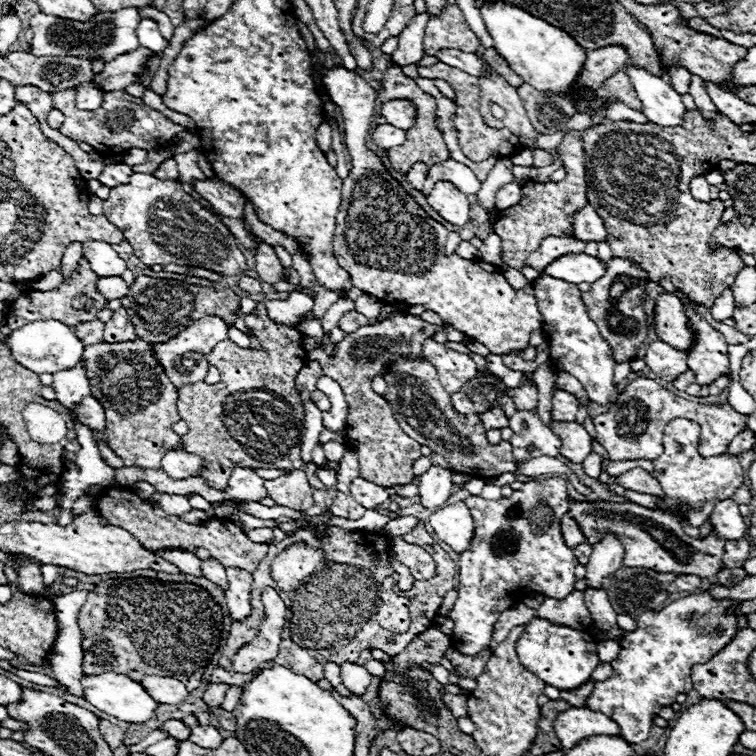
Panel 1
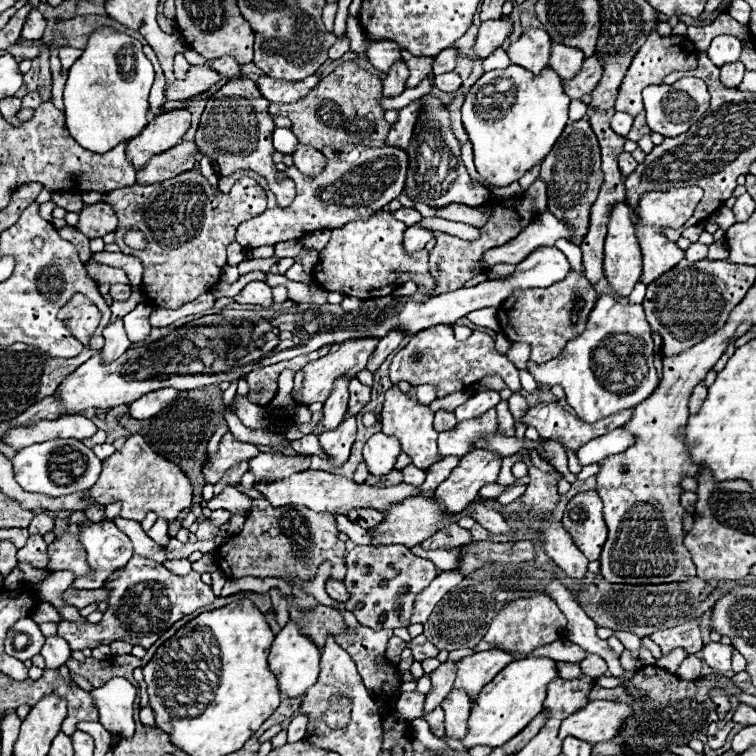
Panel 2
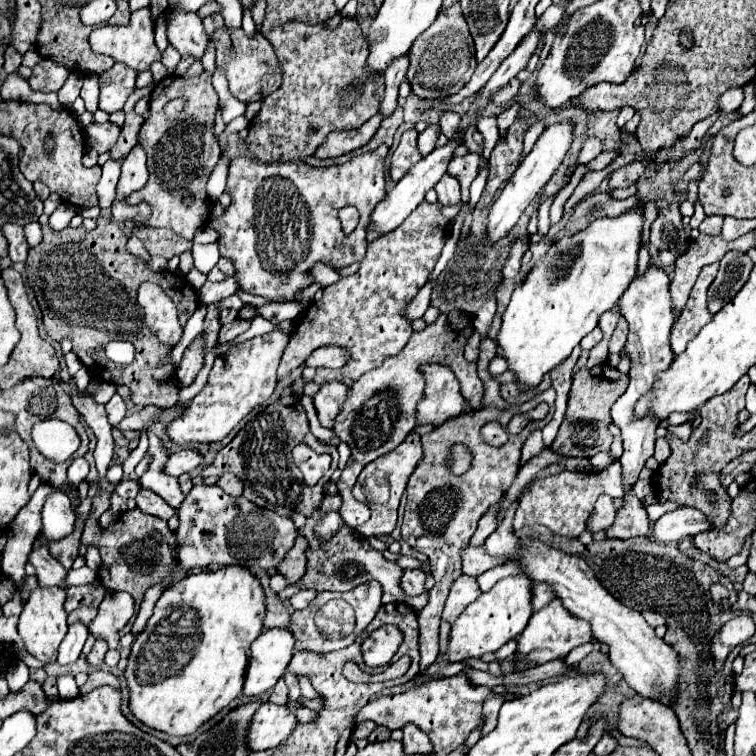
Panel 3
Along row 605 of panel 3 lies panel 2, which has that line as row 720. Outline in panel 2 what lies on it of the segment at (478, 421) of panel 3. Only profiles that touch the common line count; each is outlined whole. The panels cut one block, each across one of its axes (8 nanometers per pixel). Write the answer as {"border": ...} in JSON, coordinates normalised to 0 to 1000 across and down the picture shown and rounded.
{"border":[[[579,934],[574,937],[569,944],[561,947],[569,958],[569,966],[577,971],[577,974],[587,974],[587,939]]]}

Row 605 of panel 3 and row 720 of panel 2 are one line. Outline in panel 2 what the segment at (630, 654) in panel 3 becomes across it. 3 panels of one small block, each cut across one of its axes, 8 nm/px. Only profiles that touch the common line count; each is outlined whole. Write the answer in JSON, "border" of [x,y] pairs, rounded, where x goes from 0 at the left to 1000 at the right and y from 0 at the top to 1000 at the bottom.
{"border":[[[783,926],[778,934],[767,937],[767,942],[759,942],[741,958],[738,974],[741,979],[759,974],[772,981],[804,981],[815,974],[831,947],[836,947],[836,937],[828,931]]]}

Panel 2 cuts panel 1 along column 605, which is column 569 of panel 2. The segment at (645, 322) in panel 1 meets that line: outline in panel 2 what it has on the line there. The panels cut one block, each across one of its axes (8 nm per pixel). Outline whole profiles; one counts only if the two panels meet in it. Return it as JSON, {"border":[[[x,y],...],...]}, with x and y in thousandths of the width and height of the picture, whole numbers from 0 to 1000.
{"border":[[[754,360],[746,370],[725,381],[683,384],[683,389],[669,394],[669,399],[659,407],[659,426],[664,439],[677,452],[701,455],[700,475],[717,481],[735,474],[749,458],[749,452],[772,437],[775,418],[783,410],[786,399],[788,399],[786,378],[770,362]]]}

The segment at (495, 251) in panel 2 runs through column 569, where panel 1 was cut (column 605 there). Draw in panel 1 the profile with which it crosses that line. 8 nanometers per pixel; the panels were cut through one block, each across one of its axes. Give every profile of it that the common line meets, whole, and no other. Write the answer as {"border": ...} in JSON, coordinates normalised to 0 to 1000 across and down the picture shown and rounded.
{"border":[[[780,270],[772,272],[767,280],[762,280],[757,294],[759,294],[759,312],[772,320],[796,320],[804,312],[799,291],[788,283],[788,278]]]}

